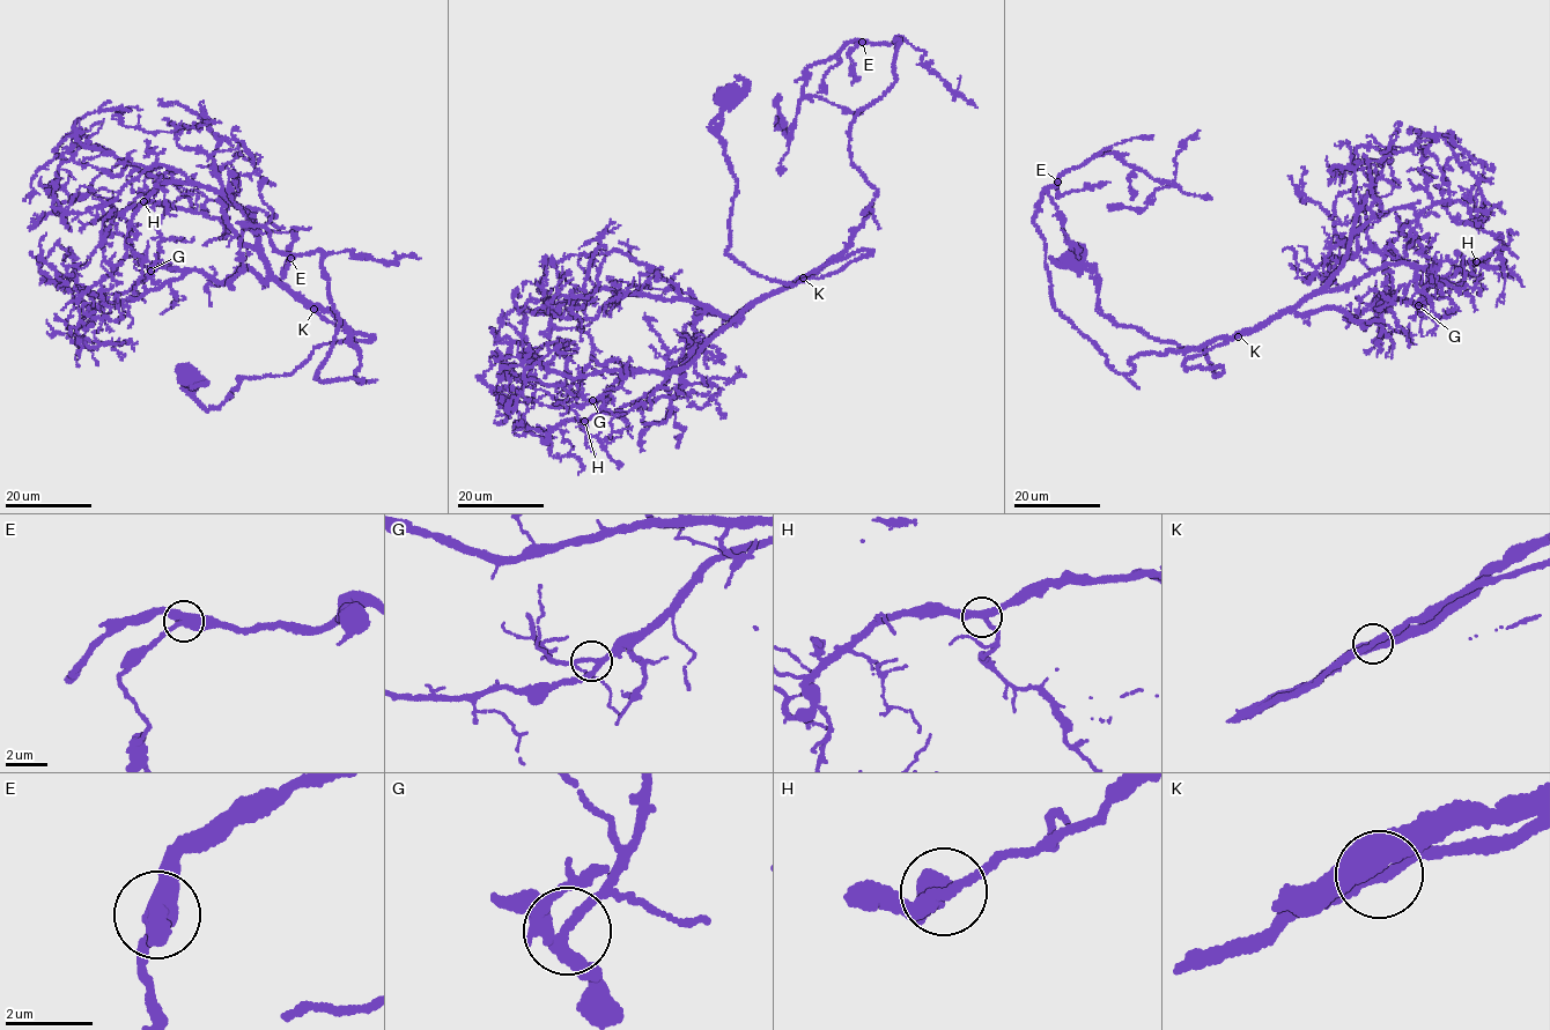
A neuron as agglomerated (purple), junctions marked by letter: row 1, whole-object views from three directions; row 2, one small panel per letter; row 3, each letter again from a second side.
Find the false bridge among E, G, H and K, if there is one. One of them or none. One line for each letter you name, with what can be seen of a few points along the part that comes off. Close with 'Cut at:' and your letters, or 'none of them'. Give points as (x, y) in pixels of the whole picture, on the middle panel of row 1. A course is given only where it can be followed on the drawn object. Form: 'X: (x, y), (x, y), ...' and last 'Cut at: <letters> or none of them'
Cut at: none of them

